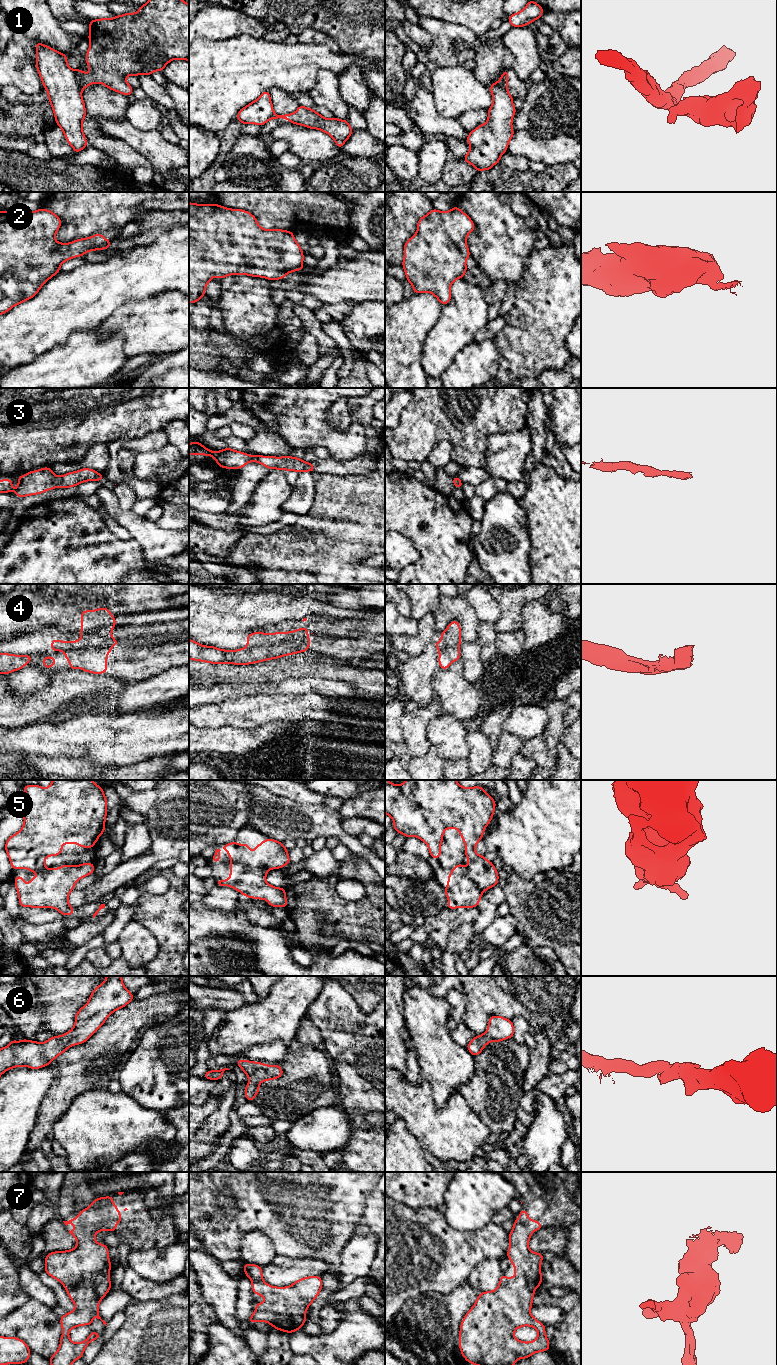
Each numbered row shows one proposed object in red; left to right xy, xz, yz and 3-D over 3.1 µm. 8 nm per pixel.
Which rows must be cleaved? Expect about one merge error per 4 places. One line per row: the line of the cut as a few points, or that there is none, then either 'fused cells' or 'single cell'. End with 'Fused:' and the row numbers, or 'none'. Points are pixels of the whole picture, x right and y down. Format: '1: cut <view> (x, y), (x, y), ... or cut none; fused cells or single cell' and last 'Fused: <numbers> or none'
1: cut xy (75, 71), (77, 85), (81, 91); fused cells
2: cut none; single cell
3: cut none; single cell
4: cut none; single cell
5: cut none; single cell
6: cut none; single cell
7: cut none; single cell
Fused: 1

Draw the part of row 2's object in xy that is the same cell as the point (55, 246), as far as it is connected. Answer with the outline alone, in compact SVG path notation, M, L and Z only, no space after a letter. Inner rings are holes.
M42 208L27 214L18 214L14 210L0 211L0 315L33 298L43 284L60 271L60 266L65 261L83 256L89 251L111 247L111 241L105 239L101 233L89 238L77 239L71 243L58 243L55 240L55 234L61 224L62 221L56 214Z

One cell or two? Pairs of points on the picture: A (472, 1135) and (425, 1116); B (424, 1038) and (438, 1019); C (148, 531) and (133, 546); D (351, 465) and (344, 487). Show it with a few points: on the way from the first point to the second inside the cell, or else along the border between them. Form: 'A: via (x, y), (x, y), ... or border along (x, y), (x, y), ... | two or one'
A: via (460, 1131), (442, 1131), (437, 1128) | one
B: via (428, 1033), (428, 1029), (433, 1024) | one
C: border along (132, 538), (139, 544), (144, 559) | two
D: border along (371, 470), (365, 473), (354, 474), (325, 473) | two

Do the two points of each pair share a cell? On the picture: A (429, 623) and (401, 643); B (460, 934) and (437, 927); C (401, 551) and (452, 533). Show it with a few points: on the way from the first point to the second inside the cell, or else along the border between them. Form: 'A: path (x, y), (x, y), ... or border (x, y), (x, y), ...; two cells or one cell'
A: path (426, 631), (414, 643), (409, 643); one cell
B: border (470, 922), (460, 924), (450, 933), (442, 952); two cells
C: border (396, 531), (418, 553), (418, 558), (404, 567); two cells

